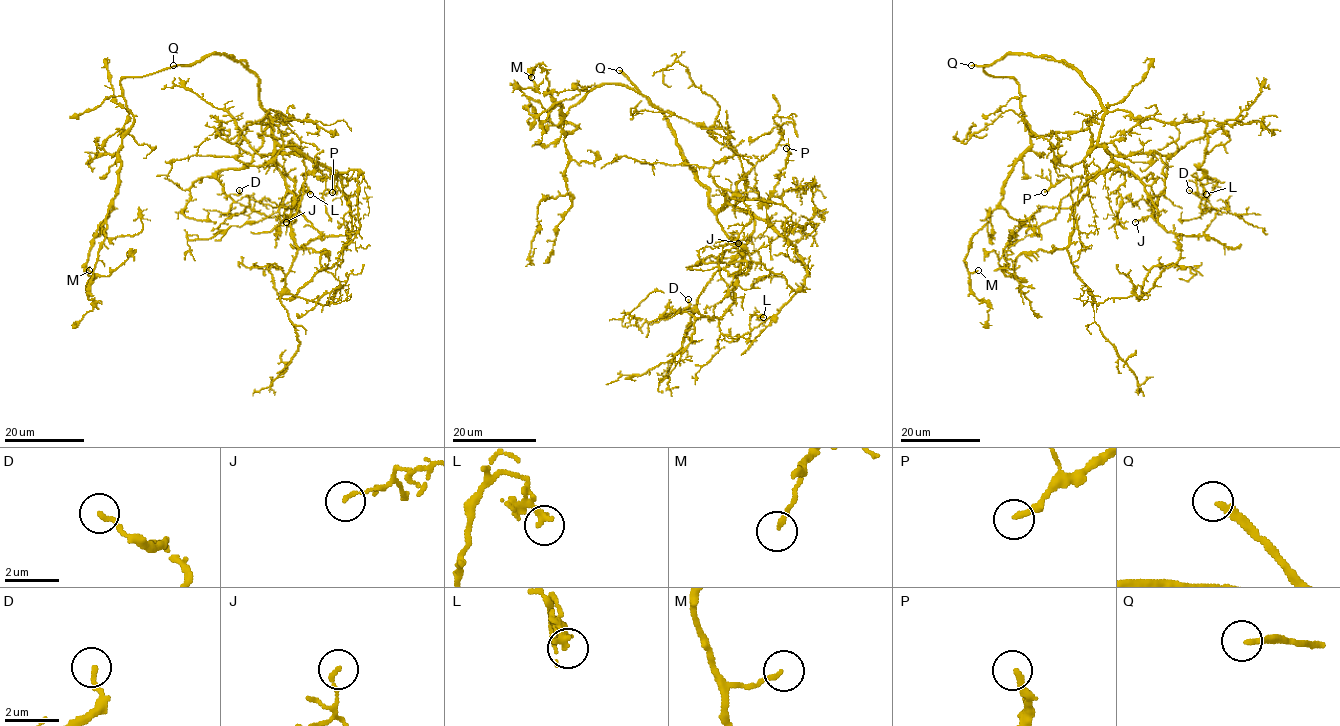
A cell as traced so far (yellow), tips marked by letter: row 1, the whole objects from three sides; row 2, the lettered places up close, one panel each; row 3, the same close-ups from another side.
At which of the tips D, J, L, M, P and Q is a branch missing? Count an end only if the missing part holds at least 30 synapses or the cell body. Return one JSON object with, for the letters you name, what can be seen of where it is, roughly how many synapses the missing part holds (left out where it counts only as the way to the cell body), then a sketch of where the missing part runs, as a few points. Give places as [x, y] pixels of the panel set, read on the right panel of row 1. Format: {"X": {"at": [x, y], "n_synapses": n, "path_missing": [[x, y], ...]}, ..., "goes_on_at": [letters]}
{"P": {"at": [1044, 192], "n_synapses": 50, "path_missing": [[1044, 192], [1034, 194], [1015, 213], [1004, 211], [989, 223], [981, 237], [972, 238], [962, 246]]}, "Q": {"at": [971, 65], "path_missing": [[971, 65], [947, 69], [932, 55], [929, 39], [940, 24]]}, "goes_on_at": ["P", "Q"]}

